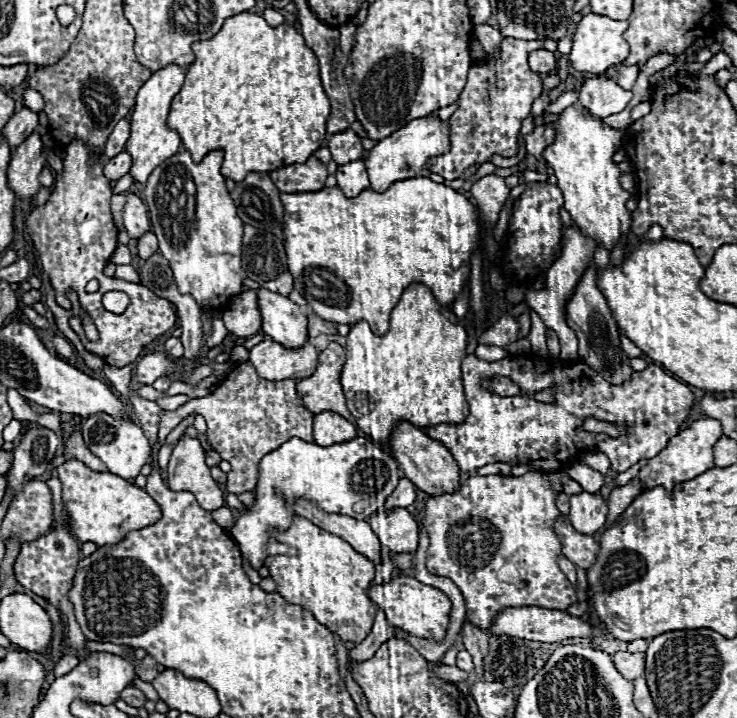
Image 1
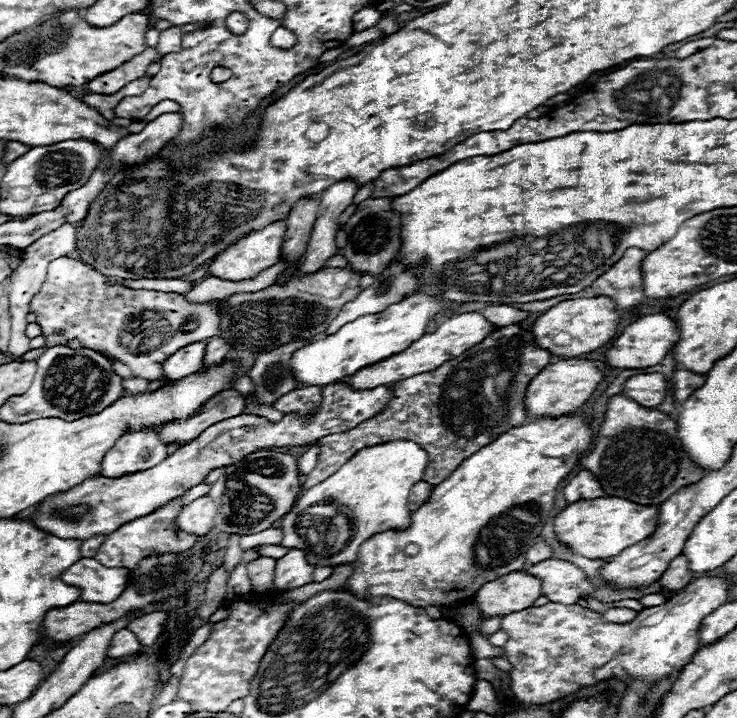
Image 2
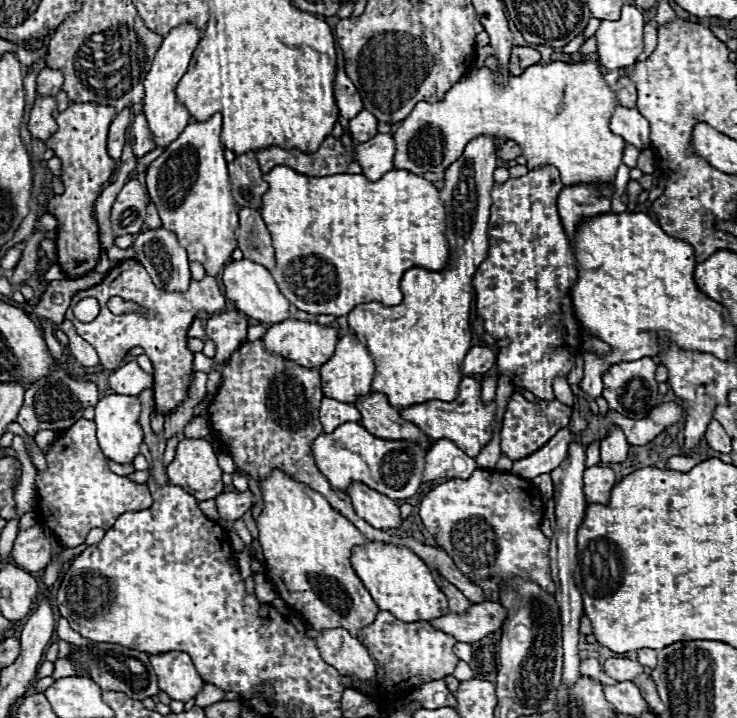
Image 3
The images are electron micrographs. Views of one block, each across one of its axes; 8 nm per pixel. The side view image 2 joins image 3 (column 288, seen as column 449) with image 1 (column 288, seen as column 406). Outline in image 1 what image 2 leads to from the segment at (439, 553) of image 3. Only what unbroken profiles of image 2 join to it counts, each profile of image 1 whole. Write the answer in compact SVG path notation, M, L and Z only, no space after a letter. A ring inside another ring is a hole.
M250 362L236 366L228 376L228 380L222 380L220 386L204 398L194 398L186 402L176 412L164 412L160 422L160 444L172 428L176 428L182 420L182 412L196 412L206 418L208 422L208 440L212 448L222 456L222 460L232 464L232 470L228 472L230 478L230 492L240 496L244 492L250 492L256 488L258 482L258 466L260 458L270 454L272 450L280 448L280 444L288 442L290 438L302 438L306 442L312 442L312 418L314 414L306 410L302 404L300 394L296 392L296 380L264 380L256 374L254 366Z

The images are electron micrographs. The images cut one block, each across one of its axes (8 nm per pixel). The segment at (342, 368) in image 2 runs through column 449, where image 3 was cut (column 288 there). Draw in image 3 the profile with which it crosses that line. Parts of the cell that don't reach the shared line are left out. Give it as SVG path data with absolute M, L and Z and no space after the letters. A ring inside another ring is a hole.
M238 260L238 262L230 262L224 272L222 272L222 282L224 282L224 290L226 290L226 298L234 302L234 306L244 312L248 318L254 318L262 324L276 324L288 318L288 306L290 302L284 298L284 294L280 294L274 278L270 276L270 272L250 260Z

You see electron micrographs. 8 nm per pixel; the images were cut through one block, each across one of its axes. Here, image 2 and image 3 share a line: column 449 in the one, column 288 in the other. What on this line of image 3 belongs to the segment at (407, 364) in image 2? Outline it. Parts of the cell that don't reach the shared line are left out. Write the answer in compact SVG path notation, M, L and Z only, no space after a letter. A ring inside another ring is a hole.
M284 320L278 324L272 324L266 334L260 338L264 342L264 348L270 354L280 354L284 360L292 360L304 368L320 368L328 358L334 354L334 346L338 342L338 334L334 328L314 322L300 322L300 320Z

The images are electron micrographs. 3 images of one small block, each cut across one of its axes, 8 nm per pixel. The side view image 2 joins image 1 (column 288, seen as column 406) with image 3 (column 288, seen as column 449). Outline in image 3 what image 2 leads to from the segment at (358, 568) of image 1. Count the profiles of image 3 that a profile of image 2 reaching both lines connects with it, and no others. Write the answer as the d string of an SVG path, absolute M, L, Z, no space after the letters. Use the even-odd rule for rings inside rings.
M272 470L272 474L262 482L262 500L264 510L258 524L258 542L262 544L268 578L276 584L280 598L292 606L296 612L302 614L302 618L314 628L314 630L328 630L328 628L346 628L354 638L358 638L358 632L366 626L370 626L376 620L376 614L380 612L374 600L370 598L368 590L364 590L364 584L356 576L356 572L350 566L350 554L354 546L364 546L364 534L348 522L344 516L340 516L336 510L330 508L330 504L312 488L292 480L282 470Z

